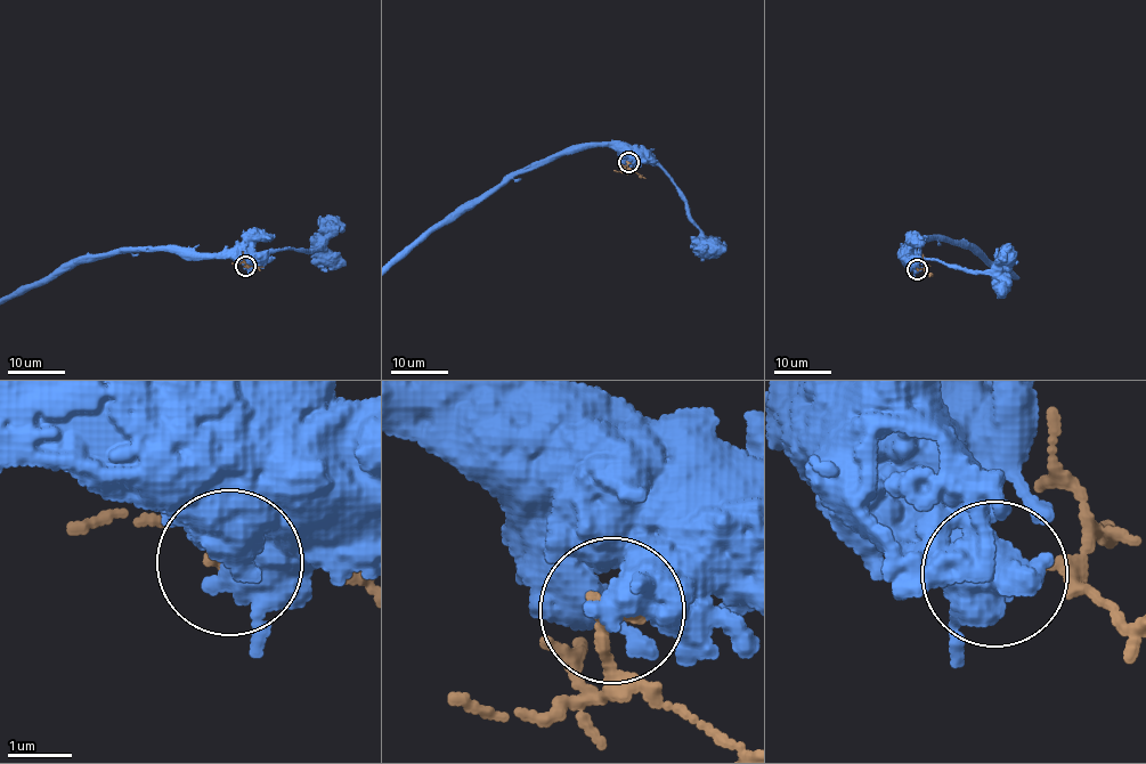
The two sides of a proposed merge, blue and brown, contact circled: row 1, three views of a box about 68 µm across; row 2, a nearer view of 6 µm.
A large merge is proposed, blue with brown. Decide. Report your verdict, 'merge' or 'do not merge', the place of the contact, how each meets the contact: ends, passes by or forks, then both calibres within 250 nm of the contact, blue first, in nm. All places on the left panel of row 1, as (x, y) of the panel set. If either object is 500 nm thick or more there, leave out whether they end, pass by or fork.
do not merge | (245, 266) | 550/240 nm

